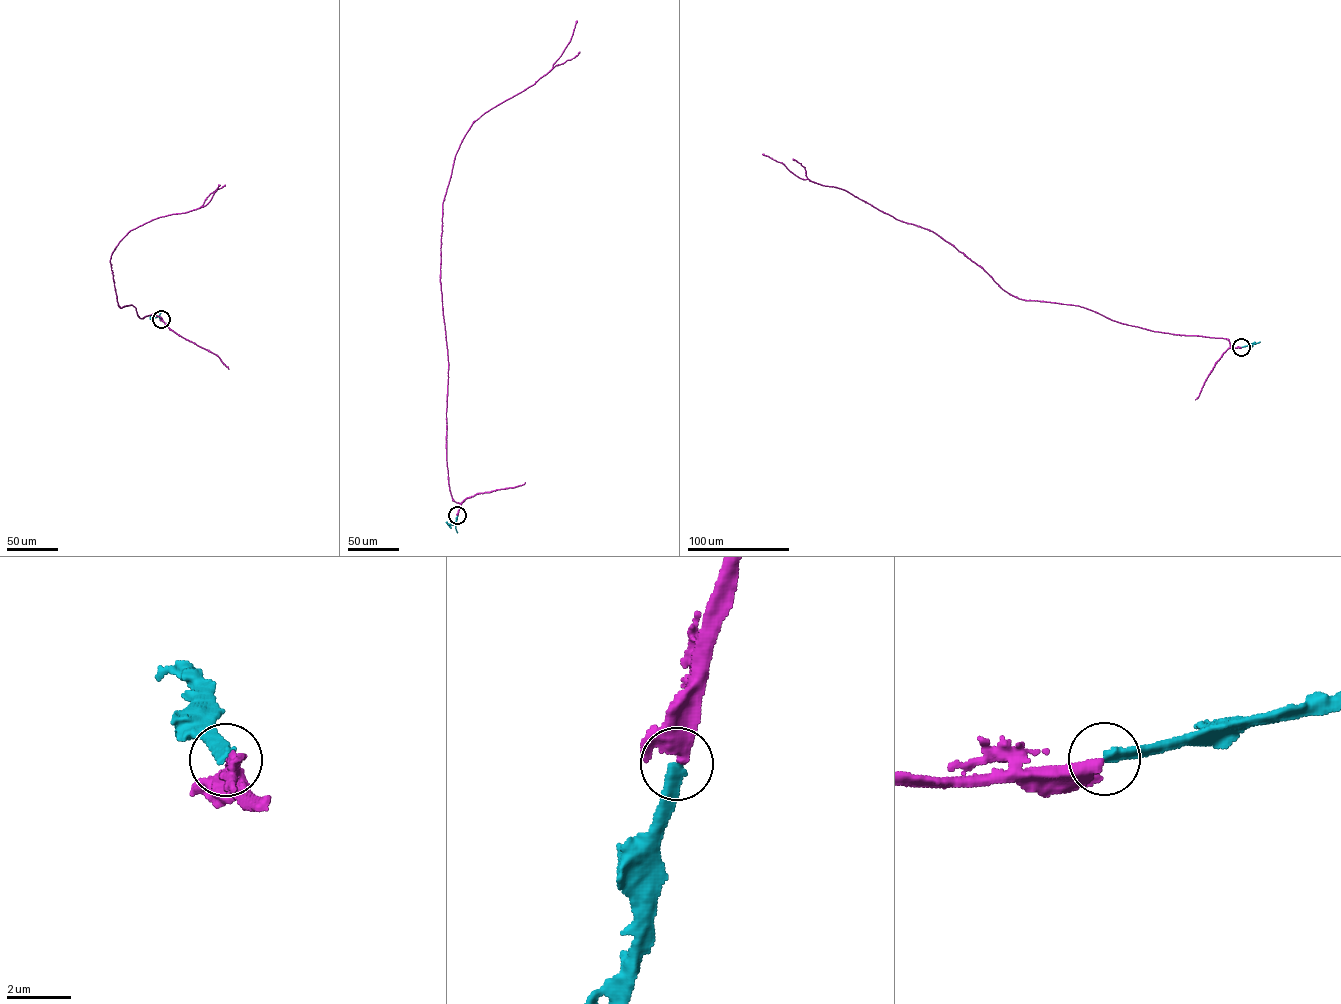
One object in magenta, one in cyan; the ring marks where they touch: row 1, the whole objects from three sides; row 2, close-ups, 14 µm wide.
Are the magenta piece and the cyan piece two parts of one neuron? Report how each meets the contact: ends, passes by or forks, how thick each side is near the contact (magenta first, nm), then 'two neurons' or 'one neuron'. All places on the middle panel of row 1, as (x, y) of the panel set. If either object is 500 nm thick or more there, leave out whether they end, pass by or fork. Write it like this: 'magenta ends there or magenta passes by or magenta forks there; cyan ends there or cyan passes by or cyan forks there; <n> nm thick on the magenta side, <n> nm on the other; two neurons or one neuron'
magenta ends there; cyan ends there; 420 nm thick on the magenta side, 320 nm on the other; two neurons

